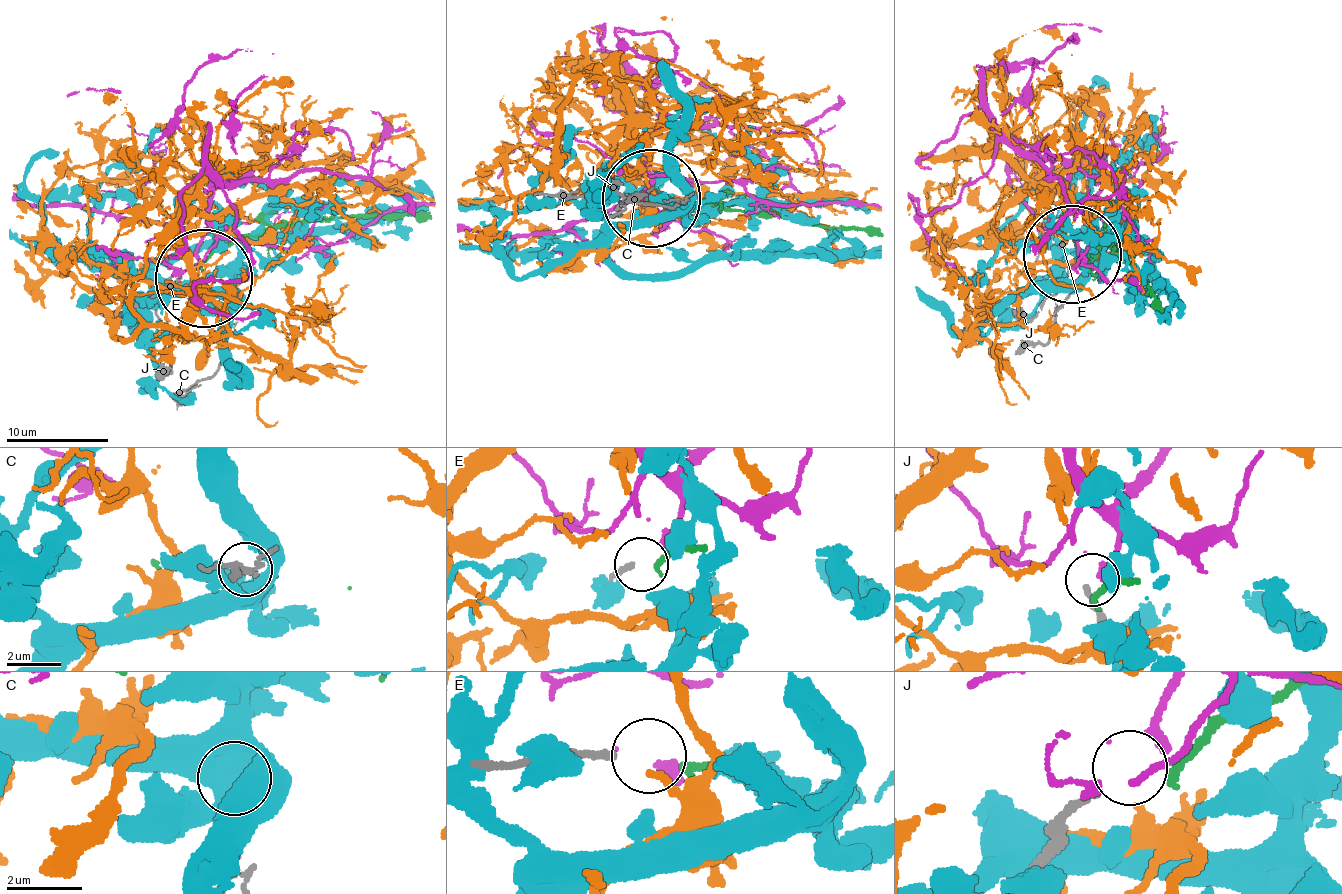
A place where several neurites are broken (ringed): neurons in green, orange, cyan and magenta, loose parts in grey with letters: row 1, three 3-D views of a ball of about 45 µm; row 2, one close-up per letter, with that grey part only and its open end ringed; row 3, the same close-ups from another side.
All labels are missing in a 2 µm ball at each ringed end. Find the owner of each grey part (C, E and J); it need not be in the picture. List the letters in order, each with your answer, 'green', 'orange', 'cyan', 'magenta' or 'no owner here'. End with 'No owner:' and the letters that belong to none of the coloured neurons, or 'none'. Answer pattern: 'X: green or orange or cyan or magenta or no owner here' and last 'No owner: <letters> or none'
C: no owner here
E: green
J: magenta
No owner: C

